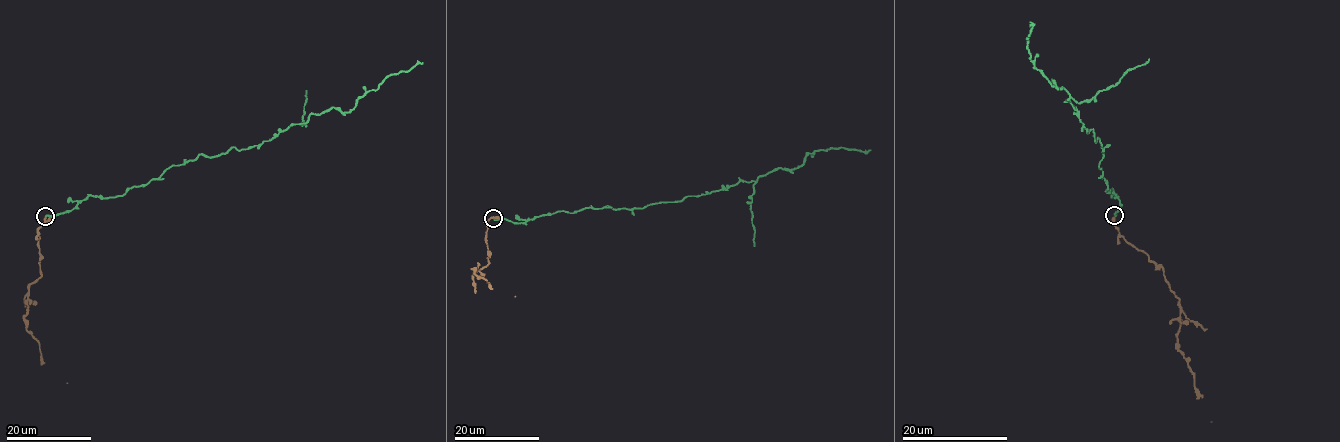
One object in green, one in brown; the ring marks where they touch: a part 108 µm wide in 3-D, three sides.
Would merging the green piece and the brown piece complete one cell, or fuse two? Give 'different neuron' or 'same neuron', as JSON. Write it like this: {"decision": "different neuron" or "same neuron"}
{"decision": "same neuron"}

